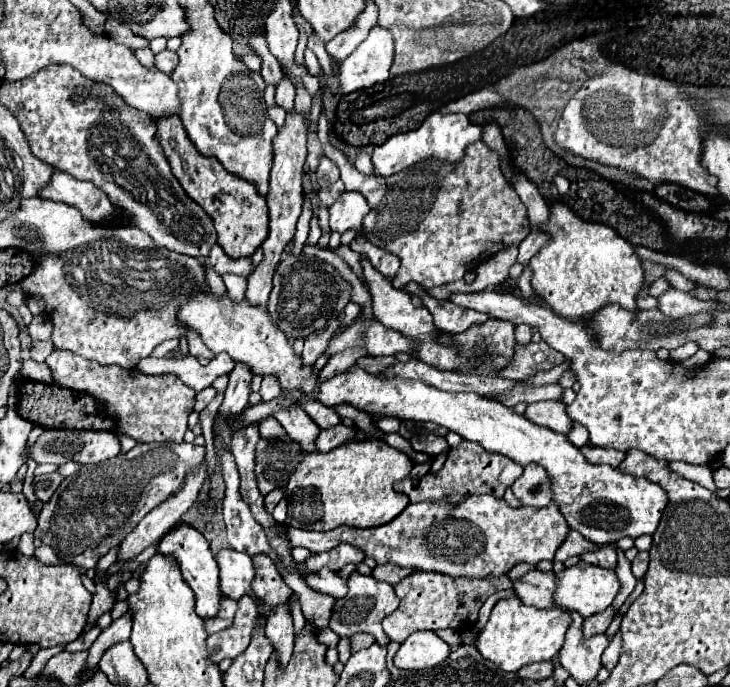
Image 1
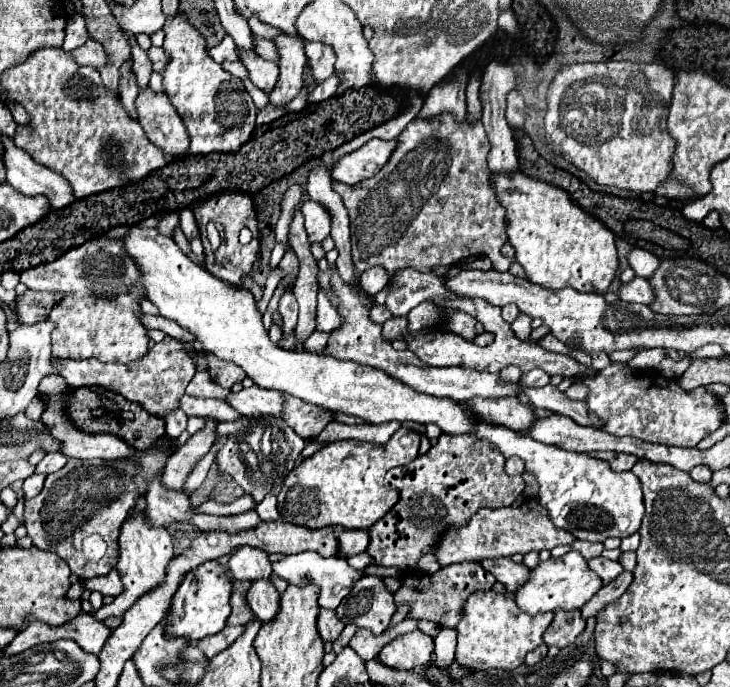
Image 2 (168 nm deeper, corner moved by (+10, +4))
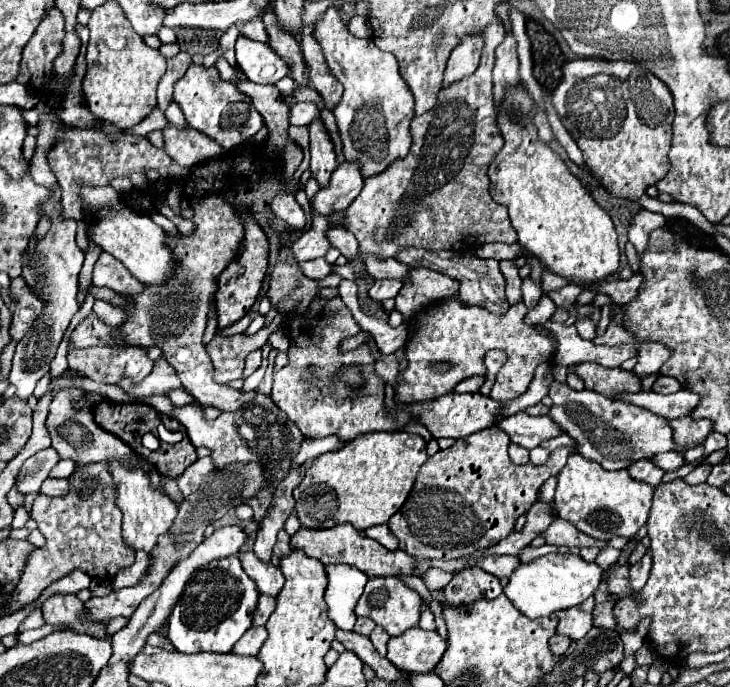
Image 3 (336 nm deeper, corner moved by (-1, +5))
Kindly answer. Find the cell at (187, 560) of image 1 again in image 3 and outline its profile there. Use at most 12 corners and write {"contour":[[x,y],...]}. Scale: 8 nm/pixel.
{"contour":[[236,556],[198,572],[168,618],[178,652],[230,652],[256,584]]}

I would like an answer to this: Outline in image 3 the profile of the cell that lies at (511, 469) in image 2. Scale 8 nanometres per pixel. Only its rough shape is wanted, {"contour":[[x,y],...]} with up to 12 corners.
{"contour":[[510,444],[510,460],[518,466],[530,462],[530,452]]}

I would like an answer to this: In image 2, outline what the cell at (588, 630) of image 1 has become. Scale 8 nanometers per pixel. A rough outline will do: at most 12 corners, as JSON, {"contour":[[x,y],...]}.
{"contour":[[623,571],[613,583],[603,585],[585,607],[585,619],[595,617],[603,607],[617,601],[633,581]]}

